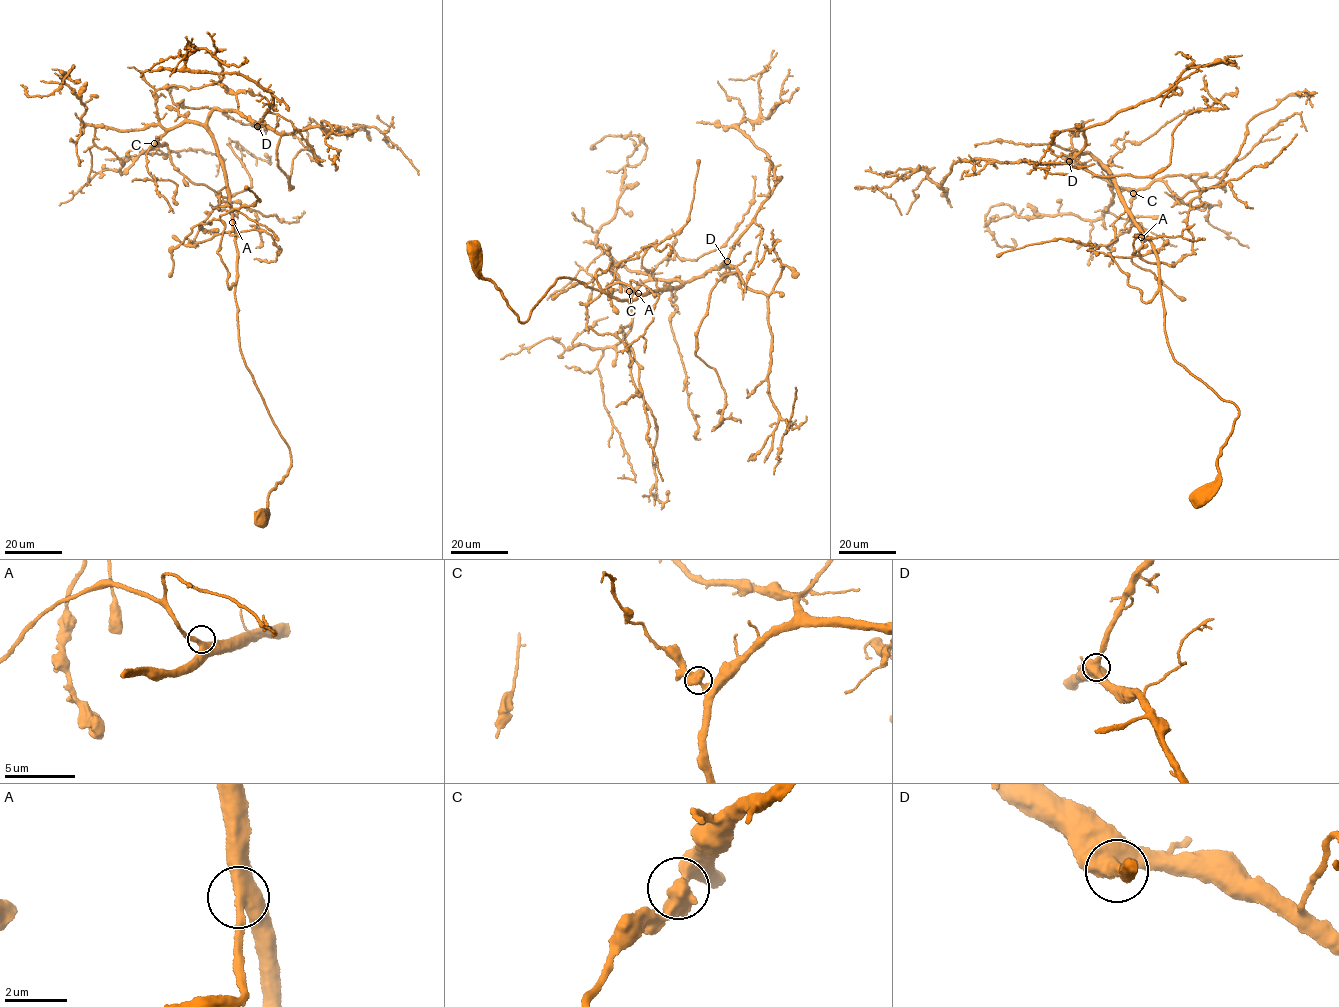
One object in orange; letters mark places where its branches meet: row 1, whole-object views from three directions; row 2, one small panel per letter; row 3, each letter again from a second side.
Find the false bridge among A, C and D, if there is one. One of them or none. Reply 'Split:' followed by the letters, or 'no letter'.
Split: no letter

